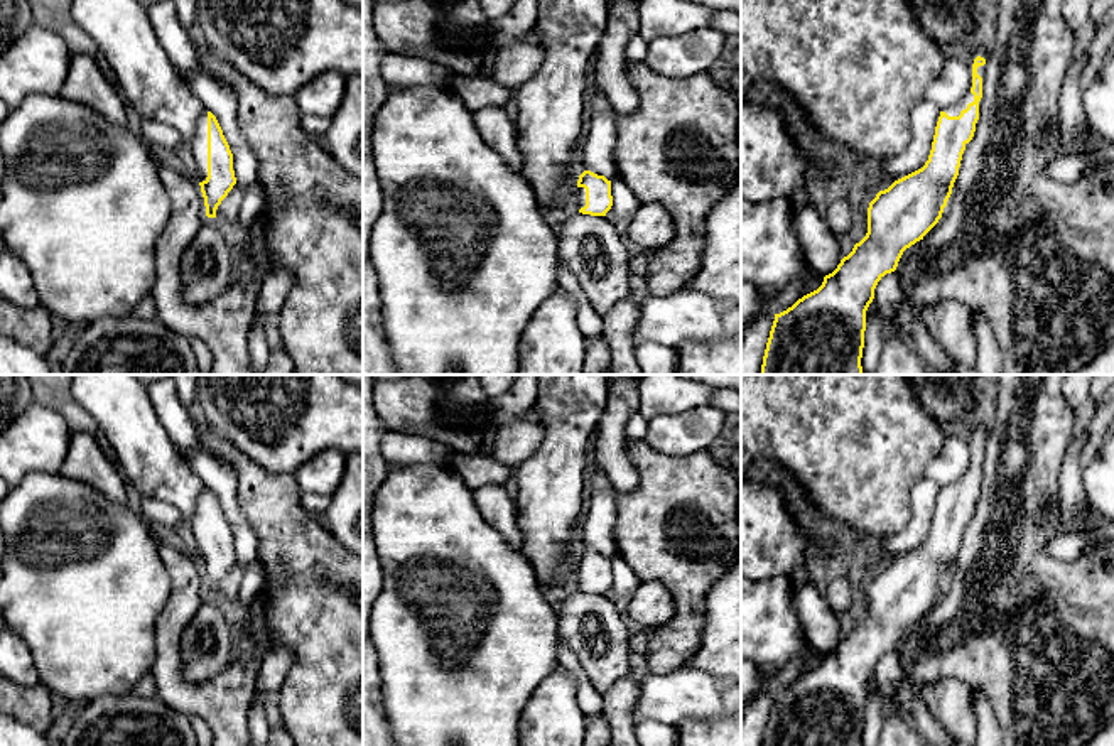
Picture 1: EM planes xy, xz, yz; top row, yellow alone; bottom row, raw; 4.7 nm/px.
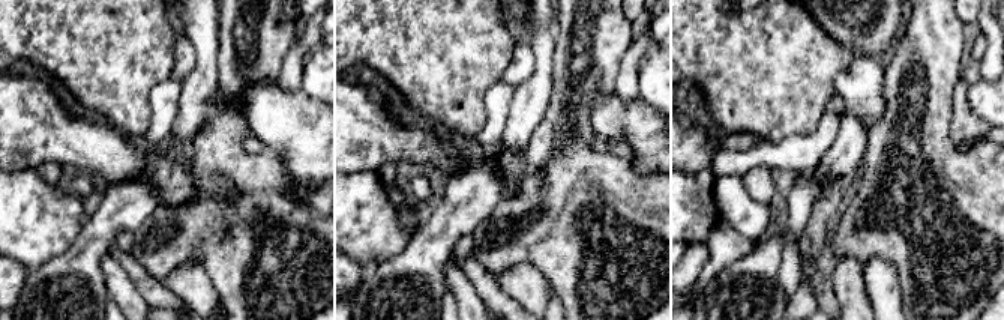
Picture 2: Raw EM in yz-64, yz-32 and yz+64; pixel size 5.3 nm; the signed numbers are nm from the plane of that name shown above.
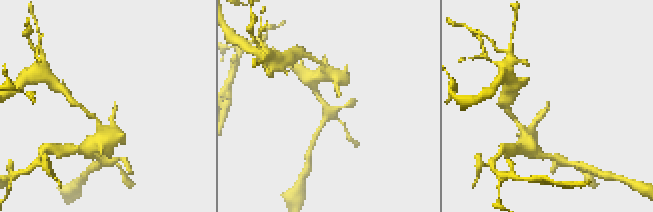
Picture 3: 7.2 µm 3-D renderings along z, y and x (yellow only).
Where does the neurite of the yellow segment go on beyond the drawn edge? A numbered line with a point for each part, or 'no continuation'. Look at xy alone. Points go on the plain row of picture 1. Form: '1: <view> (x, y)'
1: xy (198, 525)

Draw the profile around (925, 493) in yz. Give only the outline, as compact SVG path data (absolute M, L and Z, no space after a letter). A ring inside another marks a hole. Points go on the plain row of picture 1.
M922 478L911 489L911 516L908 525L884 537L881 557L898 559L925 543L928 538L940 486L928 478Z

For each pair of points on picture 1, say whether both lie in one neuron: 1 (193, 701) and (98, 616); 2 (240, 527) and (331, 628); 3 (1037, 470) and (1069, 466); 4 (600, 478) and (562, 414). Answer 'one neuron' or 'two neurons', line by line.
1: two neurons
2: two neurons
3: two neurons
4: two neurons

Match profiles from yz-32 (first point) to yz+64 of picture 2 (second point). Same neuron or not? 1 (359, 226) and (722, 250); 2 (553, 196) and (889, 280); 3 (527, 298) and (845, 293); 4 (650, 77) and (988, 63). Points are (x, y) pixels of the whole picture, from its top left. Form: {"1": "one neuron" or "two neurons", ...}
{"1": "two neurons", "2": "two neurons", "3": "one neuron", "4": "two neurons"}

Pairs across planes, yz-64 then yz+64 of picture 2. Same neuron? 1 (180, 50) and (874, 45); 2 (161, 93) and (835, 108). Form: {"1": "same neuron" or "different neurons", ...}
{"1": "different neurons", "2": "same neuron"}

